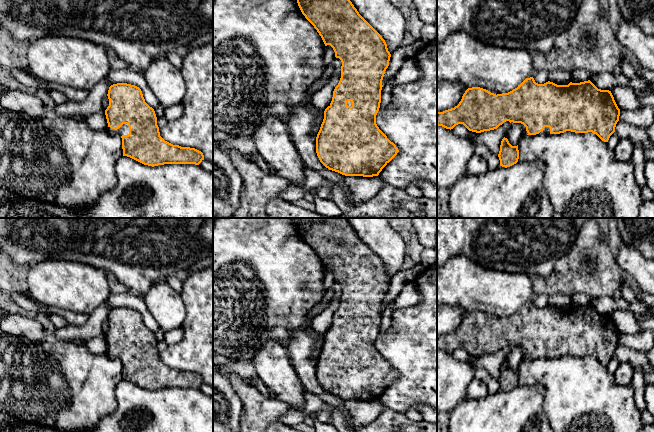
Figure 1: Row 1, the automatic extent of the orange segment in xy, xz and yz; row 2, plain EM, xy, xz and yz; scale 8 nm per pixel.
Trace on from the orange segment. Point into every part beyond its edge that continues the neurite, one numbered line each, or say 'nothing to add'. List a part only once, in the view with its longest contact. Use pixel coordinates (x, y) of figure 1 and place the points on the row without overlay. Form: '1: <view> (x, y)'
1: xy (124, 353)

